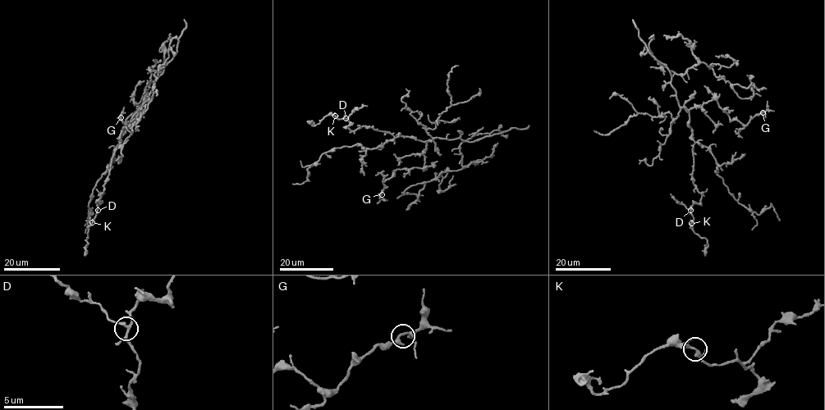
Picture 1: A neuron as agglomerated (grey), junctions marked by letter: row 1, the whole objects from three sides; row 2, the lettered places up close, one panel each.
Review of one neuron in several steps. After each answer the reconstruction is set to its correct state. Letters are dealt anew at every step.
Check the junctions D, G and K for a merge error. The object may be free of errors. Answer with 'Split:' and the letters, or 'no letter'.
Split: no letter

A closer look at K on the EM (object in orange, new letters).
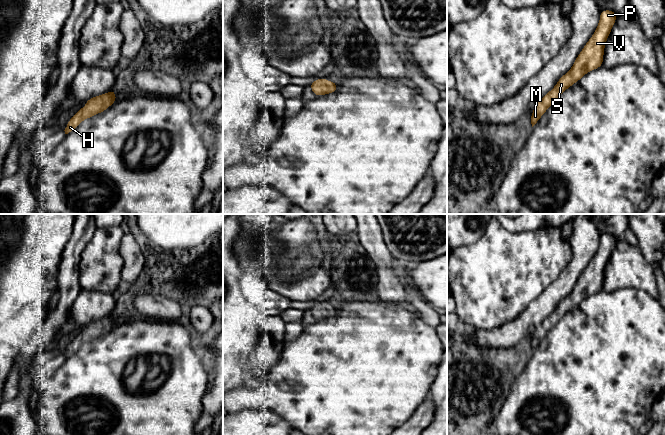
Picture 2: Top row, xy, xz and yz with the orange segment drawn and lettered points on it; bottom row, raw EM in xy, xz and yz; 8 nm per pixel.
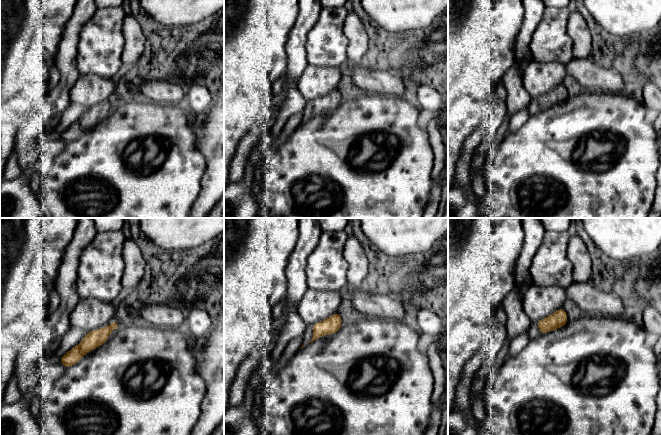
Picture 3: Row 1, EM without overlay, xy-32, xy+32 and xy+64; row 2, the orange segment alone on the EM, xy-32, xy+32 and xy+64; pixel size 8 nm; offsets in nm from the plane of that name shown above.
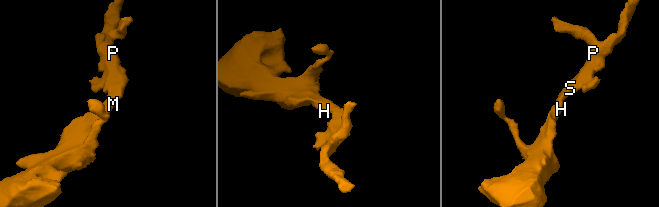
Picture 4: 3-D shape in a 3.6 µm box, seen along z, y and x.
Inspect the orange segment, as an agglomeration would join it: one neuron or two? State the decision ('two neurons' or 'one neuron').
one neuron

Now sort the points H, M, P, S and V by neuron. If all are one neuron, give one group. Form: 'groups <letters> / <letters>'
groups H M P S V

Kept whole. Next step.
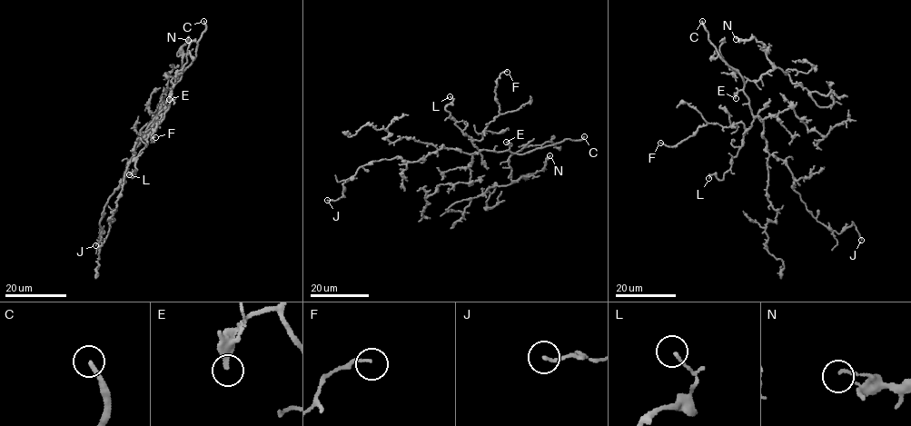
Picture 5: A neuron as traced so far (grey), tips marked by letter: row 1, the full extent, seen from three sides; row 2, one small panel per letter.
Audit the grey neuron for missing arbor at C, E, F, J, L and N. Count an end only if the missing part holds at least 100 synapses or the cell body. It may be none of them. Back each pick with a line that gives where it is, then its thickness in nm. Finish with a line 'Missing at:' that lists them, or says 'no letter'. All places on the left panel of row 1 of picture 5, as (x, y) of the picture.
C: (203, 21) | 200 nm
Missing at: C

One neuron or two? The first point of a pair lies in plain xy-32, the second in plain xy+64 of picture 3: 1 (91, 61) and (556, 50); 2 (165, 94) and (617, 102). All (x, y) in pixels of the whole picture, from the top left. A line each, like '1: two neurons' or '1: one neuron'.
1: one neuron
2: two neurons

